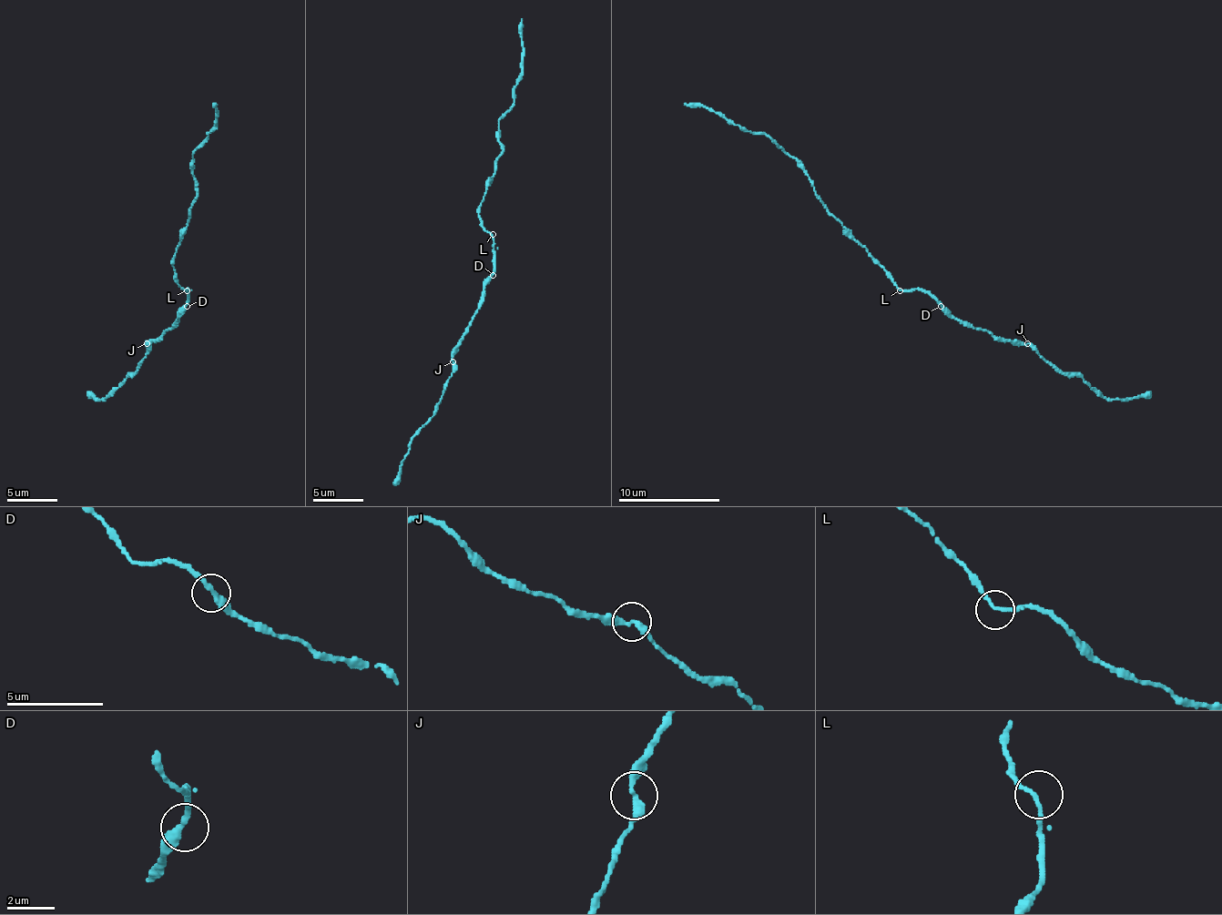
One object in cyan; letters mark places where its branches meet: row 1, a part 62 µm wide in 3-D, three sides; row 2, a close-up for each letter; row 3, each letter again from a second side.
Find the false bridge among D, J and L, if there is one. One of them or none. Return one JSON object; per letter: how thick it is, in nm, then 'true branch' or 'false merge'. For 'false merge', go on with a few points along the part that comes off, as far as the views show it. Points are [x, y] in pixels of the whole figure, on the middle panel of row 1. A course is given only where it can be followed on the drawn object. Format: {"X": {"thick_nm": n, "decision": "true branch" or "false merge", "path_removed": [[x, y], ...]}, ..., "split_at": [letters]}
{"D": {"thick_nm": 300, "decision": "true branch"}, "J": {"thick_nm": 300, "decision": "true branch"}, "L": {"thick_nm": 190, "decision": "true branch"}, "split_at": []}

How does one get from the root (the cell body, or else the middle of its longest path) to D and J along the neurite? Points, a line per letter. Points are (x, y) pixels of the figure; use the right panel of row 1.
D: (900, 290), (928, 290), (941, 306)
J: (900, 290), (928, 290), (955, 319), (999, 339), (1026, 344)

